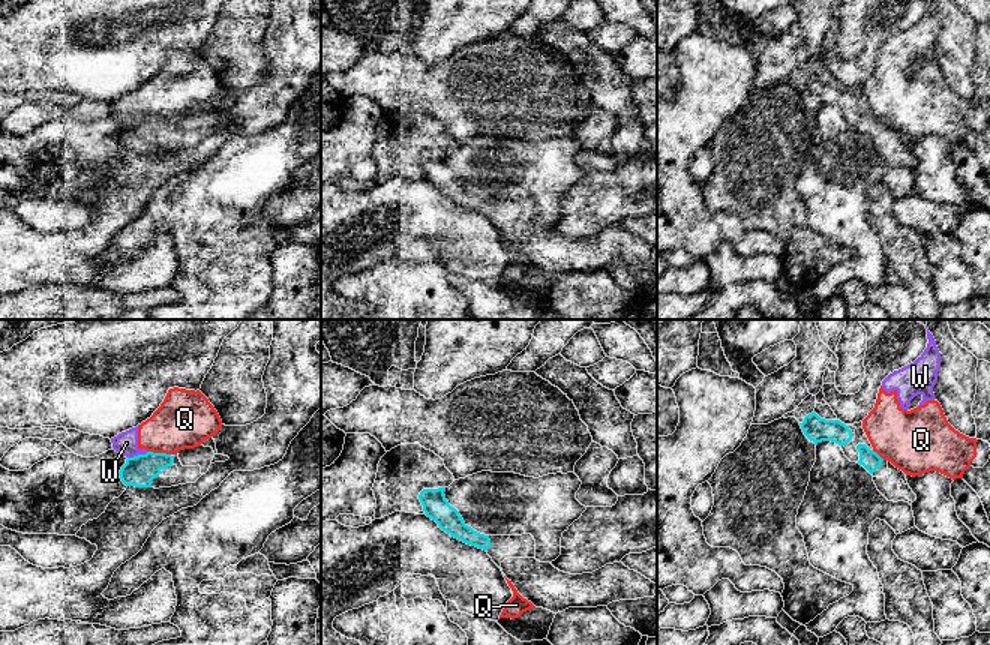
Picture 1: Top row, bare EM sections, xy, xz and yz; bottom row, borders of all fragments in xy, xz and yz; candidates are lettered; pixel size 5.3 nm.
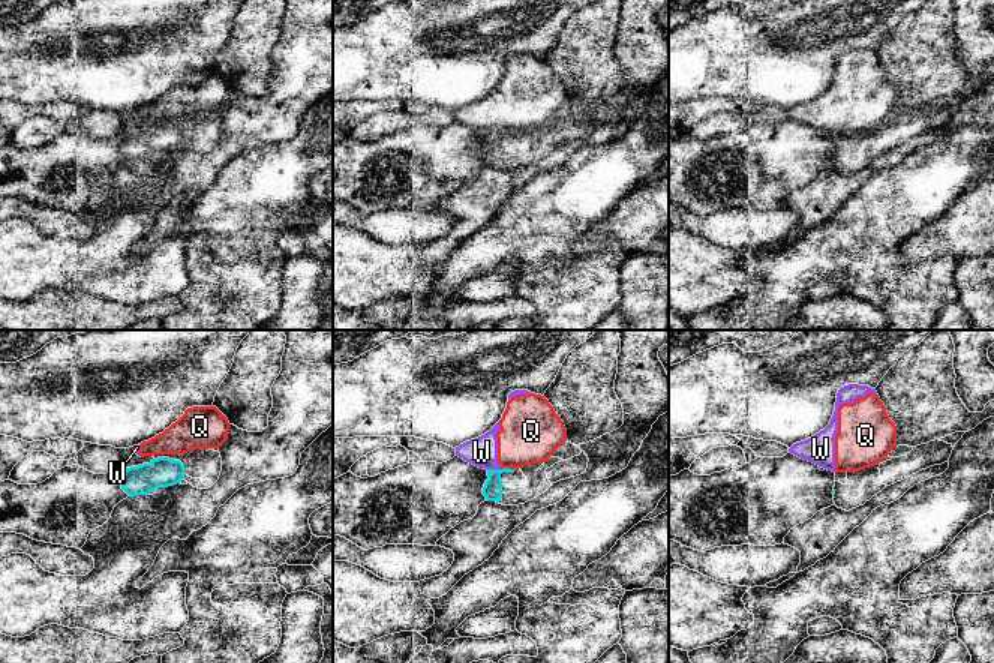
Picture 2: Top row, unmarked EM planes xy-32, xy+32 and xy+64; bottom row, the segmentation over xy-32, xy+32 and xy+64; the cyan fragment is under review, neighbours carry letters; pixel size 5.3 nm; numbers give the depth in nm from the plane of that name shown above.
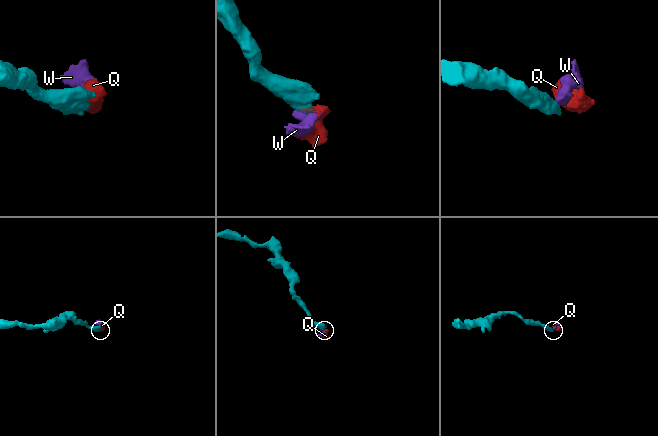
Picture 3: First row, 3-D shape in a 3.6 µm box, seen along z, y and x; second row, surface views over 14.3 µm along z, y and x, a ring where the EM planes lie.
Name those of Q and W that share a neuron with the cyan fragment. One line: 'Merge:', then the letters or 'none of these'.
Merge: none of these

